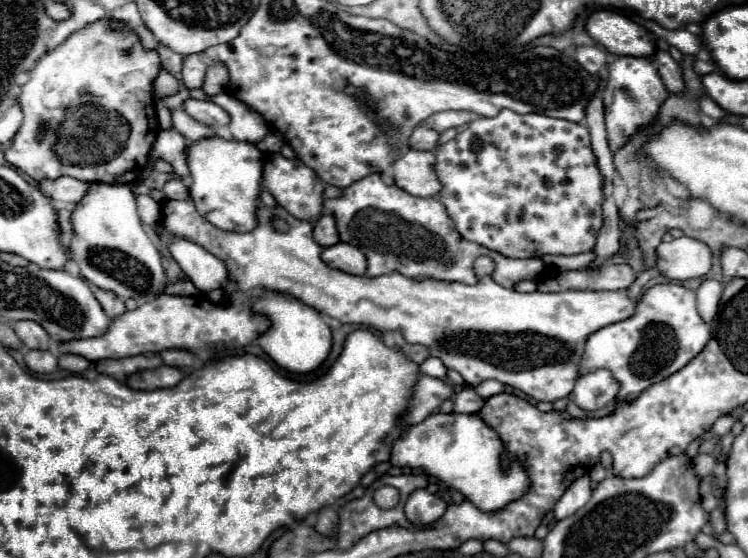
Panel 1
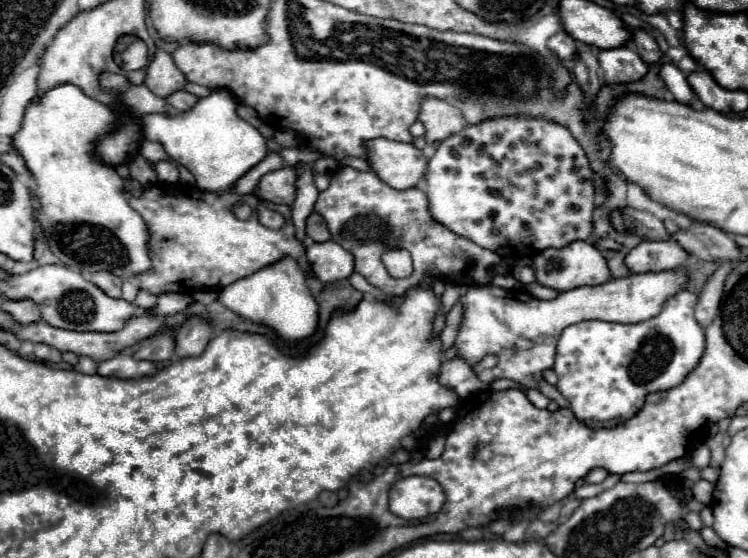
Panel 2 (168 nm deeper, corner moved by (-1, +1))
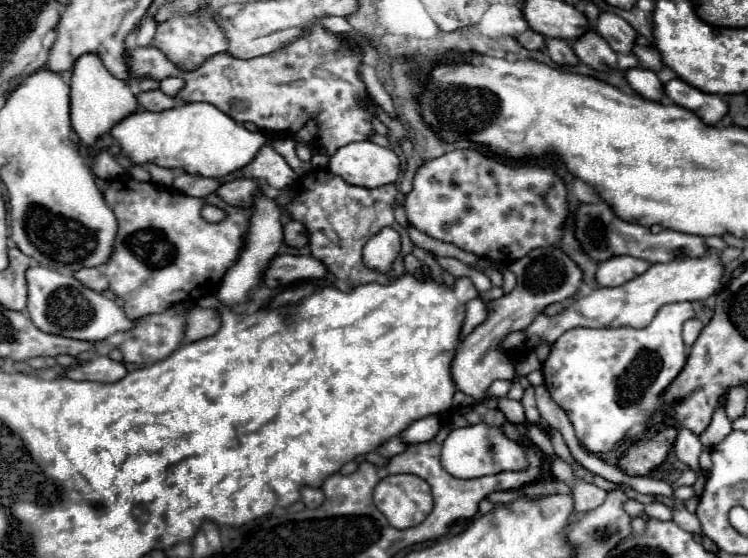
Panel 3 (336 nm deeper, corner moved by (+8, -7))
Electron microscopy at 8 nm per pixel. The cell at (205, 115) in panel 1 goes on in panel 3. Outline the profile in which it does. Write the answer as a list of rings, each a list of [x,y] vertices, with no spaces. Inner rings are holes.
[[[151,90],[151,92],[141,92],[137,94],[139,98],[139,106],[143,110],[149,110],[149,112],[163,112],[163,110],[169,110],[177,104],[175,98],[163,94],[161,90]]]

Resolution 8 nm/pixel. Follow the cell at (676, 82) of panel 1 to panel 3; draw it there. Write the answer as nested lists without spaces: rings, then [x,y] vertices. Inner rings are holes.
[[[601,12],[595,30],[601,32],[601,36],[617,54],[633,54],[637,32],[623,18],[611,12]]]

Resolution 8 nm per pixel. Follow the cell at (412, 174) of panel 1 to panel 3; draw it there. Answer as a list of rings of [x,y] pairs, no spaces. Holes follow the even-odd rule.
[[[363,140],[339,148],[329,158],[329,170],[339,174],[349,184],[379,188],[397,182],[401,174],[401,162],[393,150]]]

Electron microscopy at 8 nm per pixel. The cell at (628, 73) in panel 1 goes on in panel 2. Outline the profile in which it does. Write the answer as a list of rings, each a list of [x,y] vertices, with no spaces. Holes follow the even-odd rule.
[[[630,46],[600,50],[598,62],[600,62],[600,68],[602,68],[604,80],[608,84],[634,82],[634,80],[640,80],[648,72],[640,54]]]

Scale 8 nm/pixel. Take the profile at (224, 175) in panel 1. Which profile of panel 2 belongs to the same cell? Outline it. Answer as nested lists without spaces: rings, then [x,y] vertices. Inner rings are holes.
[[[214,90],[210,96],[178,114],[146,114],[140,116],[144,140],[160,142],[170,158],[186,166],[196,176],[196,186],[206,192],[232,190],[234,182],[256,166],[268,152],[266,138],[236,114],[236,100],[228,90]]]

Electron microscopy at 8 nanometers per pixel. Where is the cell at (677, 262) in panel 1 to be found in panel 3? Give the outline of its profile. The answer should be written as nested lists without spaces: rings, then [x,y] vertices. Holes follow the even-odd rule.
[[[615,256],[607,262],[599,264],[599,270],[595,274],[599,286],[621,286],[635,276],[643,274],[651,264],[647,260],[635,258],[635,256]]]

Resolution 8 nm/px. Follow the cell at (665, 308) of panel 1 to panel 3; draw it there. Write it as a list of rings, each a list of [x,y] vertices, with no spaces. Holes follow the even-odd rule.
[[[677,302],[677,304],[663,306],[653,318],[653,322],[641,330],[573,328],[557,338],[557,342],[551,346],[551,352],[541,368],[545,376],[545,388],[549,390],[551,398],[567,412],[567,416],[571,418],[575,426],[575,434],[579,442],[589,452],[611,450],[619,440],[625,438],[625,434],[633,426],[645,424],[651,418],[651,414],[659,406],[659,396],[677,378],[677,374],[683,370],[687,362],[681,328],[683,328],[683,322],[693,316],[695,312],[689,302]]]

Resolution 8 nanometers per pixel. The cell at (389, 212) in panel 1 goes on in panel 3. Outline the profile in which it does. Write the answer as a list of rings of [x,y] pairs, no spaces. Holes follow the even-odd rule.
[[[311,170],[303,178],[297,182],[299,194],[287,206],[287,212],[291,214],[293,220],[303,222],[305,228],[309,230],[311,256],[319,258],[337,280],[341,280],[353,288],[361,286],[361,284],[369,284],[369,282],[389,284],[405,274],[403,256],[411,254],[415,244],[411,242],[407,230],[395,222],[395,216],[393,216],[395,204],[405,204],[405,194],[401,194],[401,190],[395,184],[387,184],[387,186],[369,190],[369,188],[347,184],[343,178],[339,178],[337,174],[333,174],[329,170]],[[303,182],[305,182],[305,194],[303,194]],[[387,226],[399,232],[403,248],[401,248],[401,260],[395,260],[393,270],[387,276],[379,276],[375,270],[369,270],[363,264],[361,250],[371,236],[375,236],[377,232],[381,232]],[[363,230],[367,230],[367,232],[363,232]]]

